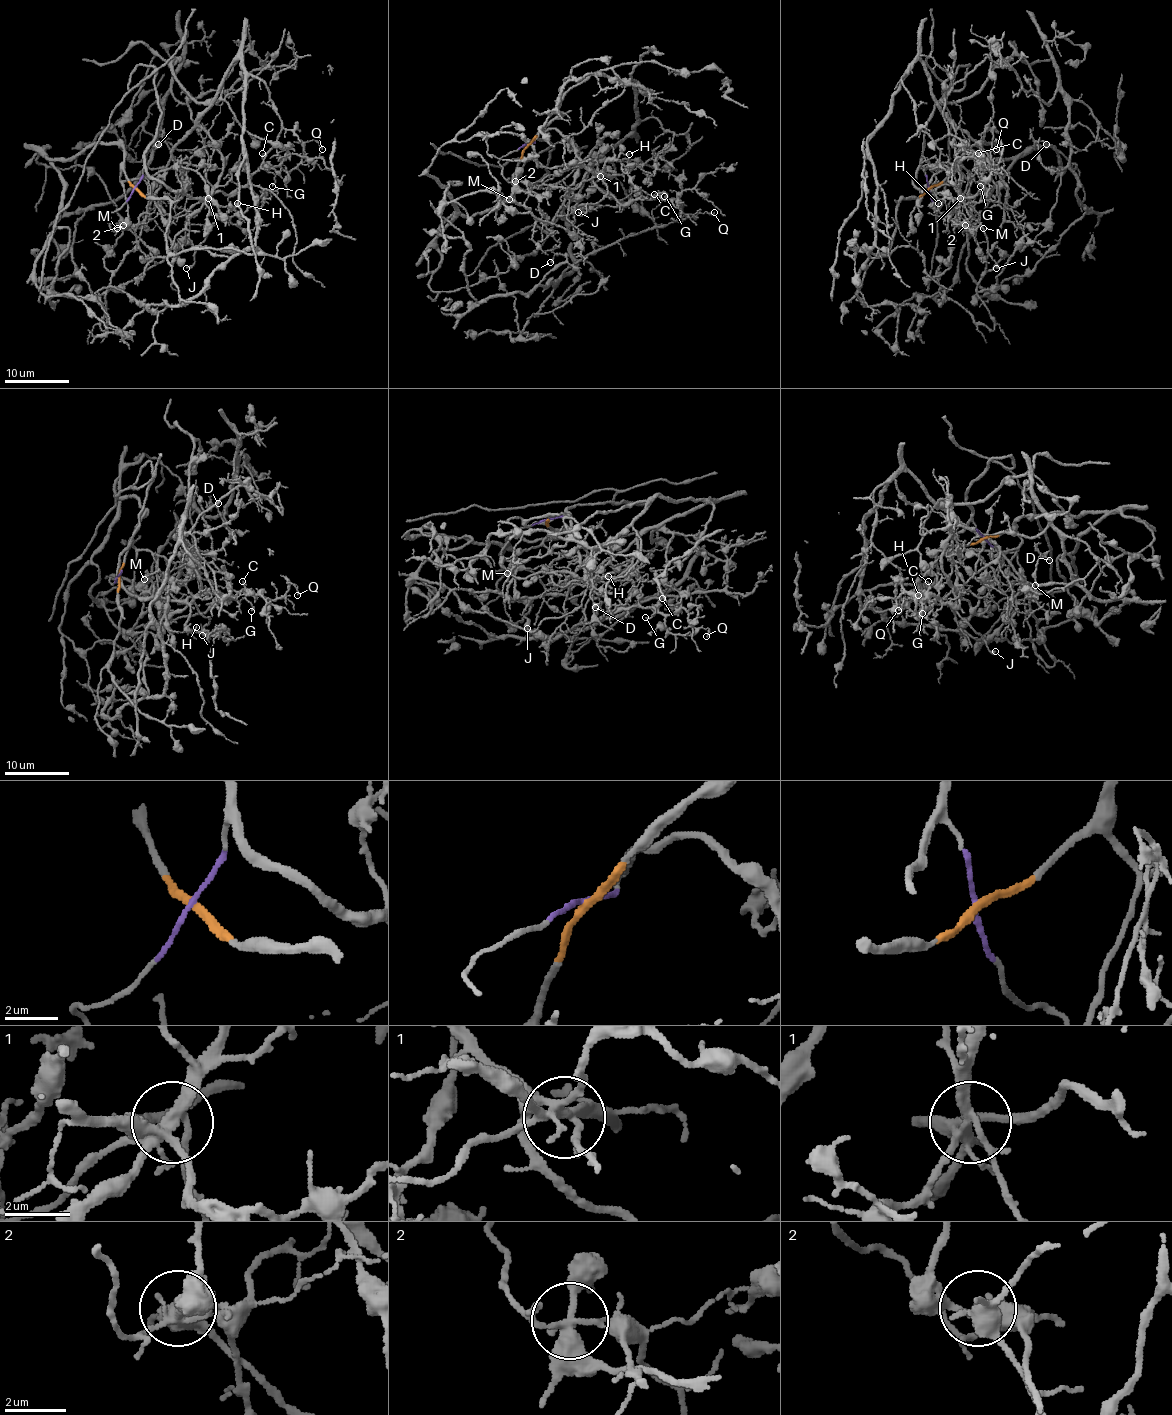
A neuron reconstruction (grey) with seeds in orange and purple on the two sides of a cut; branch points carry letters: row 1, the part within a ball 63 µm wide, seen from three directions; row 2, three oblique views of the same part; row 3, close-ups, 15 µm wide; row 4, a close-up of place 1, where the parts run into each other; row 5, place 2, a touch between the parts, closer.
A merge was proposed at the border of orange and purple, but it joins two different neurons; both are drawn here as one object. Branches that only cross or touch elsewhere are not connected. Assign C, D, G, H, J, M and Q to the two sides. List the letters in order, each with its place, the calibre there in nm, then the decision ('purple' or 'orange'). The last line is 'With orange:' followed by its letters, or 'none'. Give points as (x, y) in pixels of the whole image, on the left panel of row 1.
C: (262, 153) | 120 nm | purple
D: (158, 144) | 110 nm | orange
G: (272, 186) | 110 nm | purple
H: (237, 203) | 140 nm | purple
J: (186, 268) | 220 nm | orange
M: (117, 228) | 150 nm | orange
Q: (322, 149) | 100 nm | purple
With orange: D, J, M

